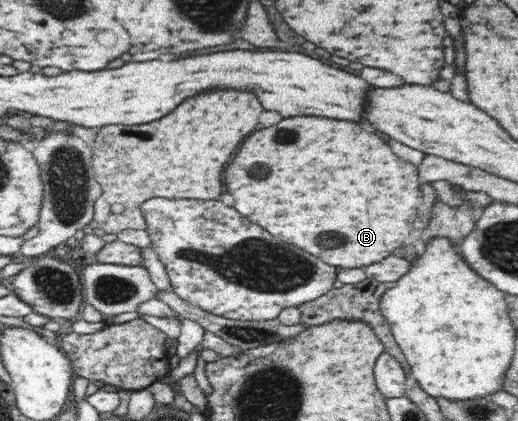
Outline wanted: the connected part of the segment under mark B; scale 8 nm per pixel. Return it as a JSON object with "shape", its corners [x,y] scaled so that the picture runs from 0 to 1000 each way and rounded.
{"shape":[[[629,278],[544,283],[537,297],[525,297],[525,302],[506,306],[506,311],[486,314],[471,335],[471,344],[463,344],[463,354],[446,373],[444,387],[432,404],[432,435],[436,435],[440,458],[452,470],[450,492],[471,515],[483,520],[485,527],[498,530],[502,539],[510,539],[529,563],[537,563],[537,568],[544,568],[552,577],[564,577],[564,582],[571,582],[579,591],[591,591],[595,601],[616,610],[624,625],[641,629],[645,637],[656,634],[662,641],[703,639],[714,629],[734,625],[768,587],[780,591],[780,572],[784,572],[788,553],[795,544],[807,487],[815,477],[815,456],[809,444],[813,432],[809,430],[803,392],[764,373],[745,335],[737,335],[722,316],[703,311],[703,302],[695,292],[645,287],[645,283],[629,283]]]}

